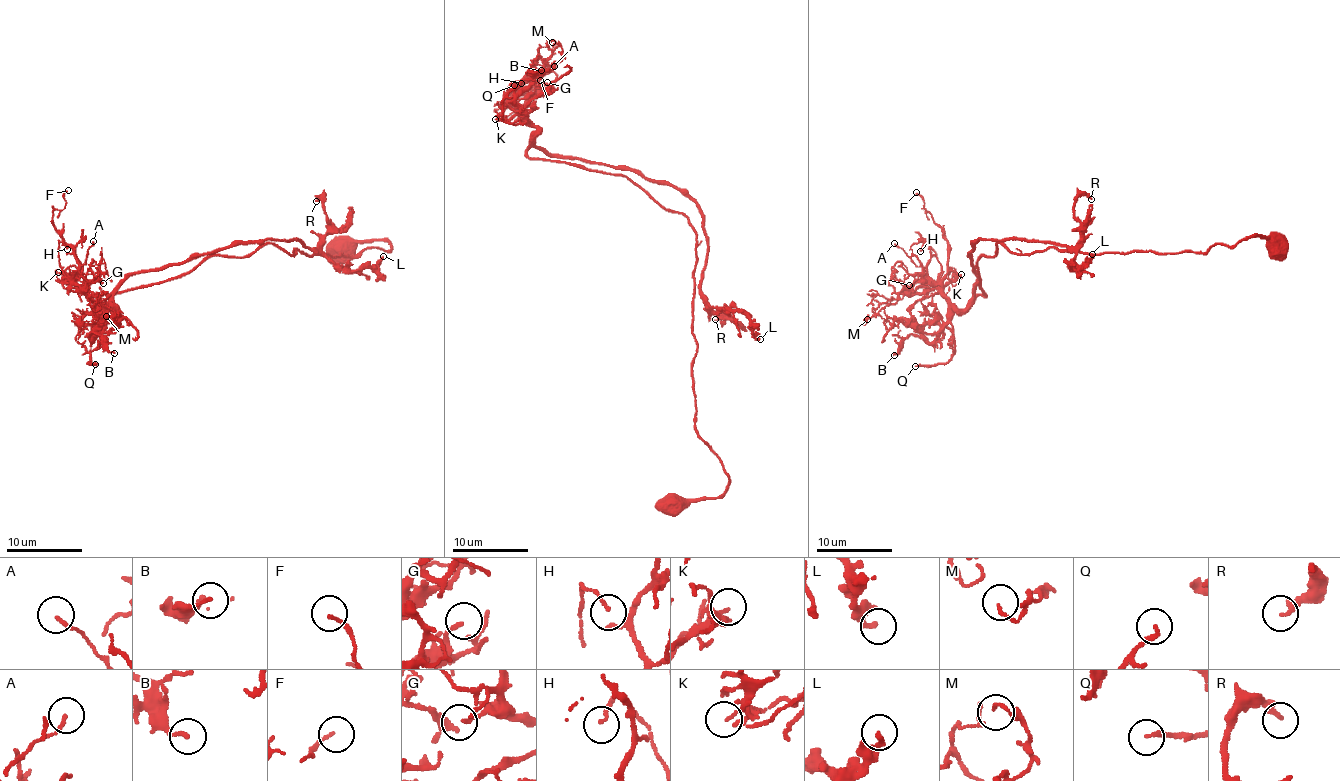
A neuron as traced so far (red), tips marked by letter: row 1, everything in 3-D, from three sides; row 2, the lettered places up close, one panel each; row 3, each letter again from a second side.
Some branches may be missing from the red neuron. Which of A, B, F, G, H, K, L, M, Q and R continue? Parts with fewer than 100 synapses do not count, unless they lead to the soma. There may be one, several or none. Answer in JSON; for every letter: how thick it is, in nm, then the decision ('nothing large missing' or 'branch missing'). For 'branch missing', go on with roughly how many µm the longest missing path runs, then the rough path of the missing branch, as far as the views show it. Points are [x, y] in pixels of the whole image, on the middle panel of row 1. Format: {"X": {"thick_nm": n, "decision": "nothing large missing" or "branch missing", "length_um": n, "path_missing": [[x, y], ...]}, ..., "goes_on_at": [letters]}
{"A": {"thick_nm": 140, "decision": "nothing large missing"}, "B": {"thick_nm": 130, "decision": "nothing large missing"}, "F": {"thick_nm": 110, "decision": "nothing large missing"}, "G": {"thick_nm": 150, "decision": "nothing large missing"}, "H": {"thick_nm": 110, "decision": "nothing large missing"}, "K": {"thick_nm": 110, "decision": "nothing large missing"}, "L": {"thick_nm": 200, "decision": "nothing large missing"}, "M": {"thick_nm": 80, "decision": "nothing large missing"}, "Q": {"thick_nm": 180, "decision": "nothing large missing"}, "R": {"thick_nm": 190, "decision": "nothing large missing"}, "goes_on_at": []}

